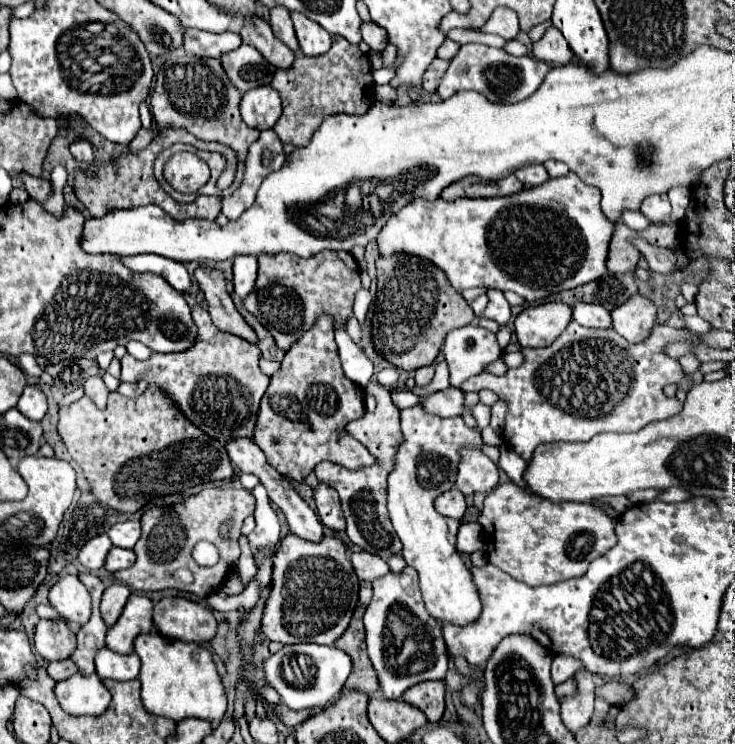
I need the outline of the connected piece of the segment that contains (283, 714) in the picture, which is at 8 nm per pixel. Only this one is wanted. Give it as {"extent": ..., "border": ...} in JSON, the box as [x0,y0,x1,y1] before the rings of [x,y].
{"extent":[273,704,310,726],"border":[[[278,704],[273,708],[273,713],[278,716],[286,726],[298,726],[300,722],[304,722],[310,716],[310,710],[290,710],[284,704]]]}

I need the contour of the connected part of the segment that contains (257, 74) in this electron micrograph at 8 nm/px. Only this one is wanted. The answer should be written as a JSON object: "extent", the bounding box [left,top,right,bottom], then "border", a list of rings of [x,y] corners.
{"extent":[222,44,276,94],"border":[[[242,44],[234,52],[222,56],[222,66],[230,78],[230,82],[244,94],[252,88],[264,86],[272,82],[276,68],[262,58],[262,54],[248,44]]]}

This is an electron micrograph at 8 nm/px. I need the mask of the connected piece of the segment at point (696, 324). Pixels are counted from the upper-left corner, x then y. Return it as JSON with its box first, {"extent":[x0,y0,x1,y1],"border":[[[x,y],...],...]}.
{"extent":[686,314,712,332],"border":[[[698,314],[696,316],[686,316],[686,326],[688,328],[696,328],[700,332],[710,332],[712,330],[712,326],[704,318],[700,318]]]}

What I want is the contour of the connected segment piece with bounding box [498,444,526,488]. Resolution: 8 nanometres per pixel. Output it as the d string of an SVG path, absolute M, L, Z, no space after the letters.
M506 444L500 446L500 460L498 460L498 464L500 464L500 468L510 476L510 480L512 480L514 484L526 488L526 484L524 484L524 480L522 480L522 474L524 474L524 470L526 470L526 462L524 462L514 450L510 450L510 446L506 446Z

